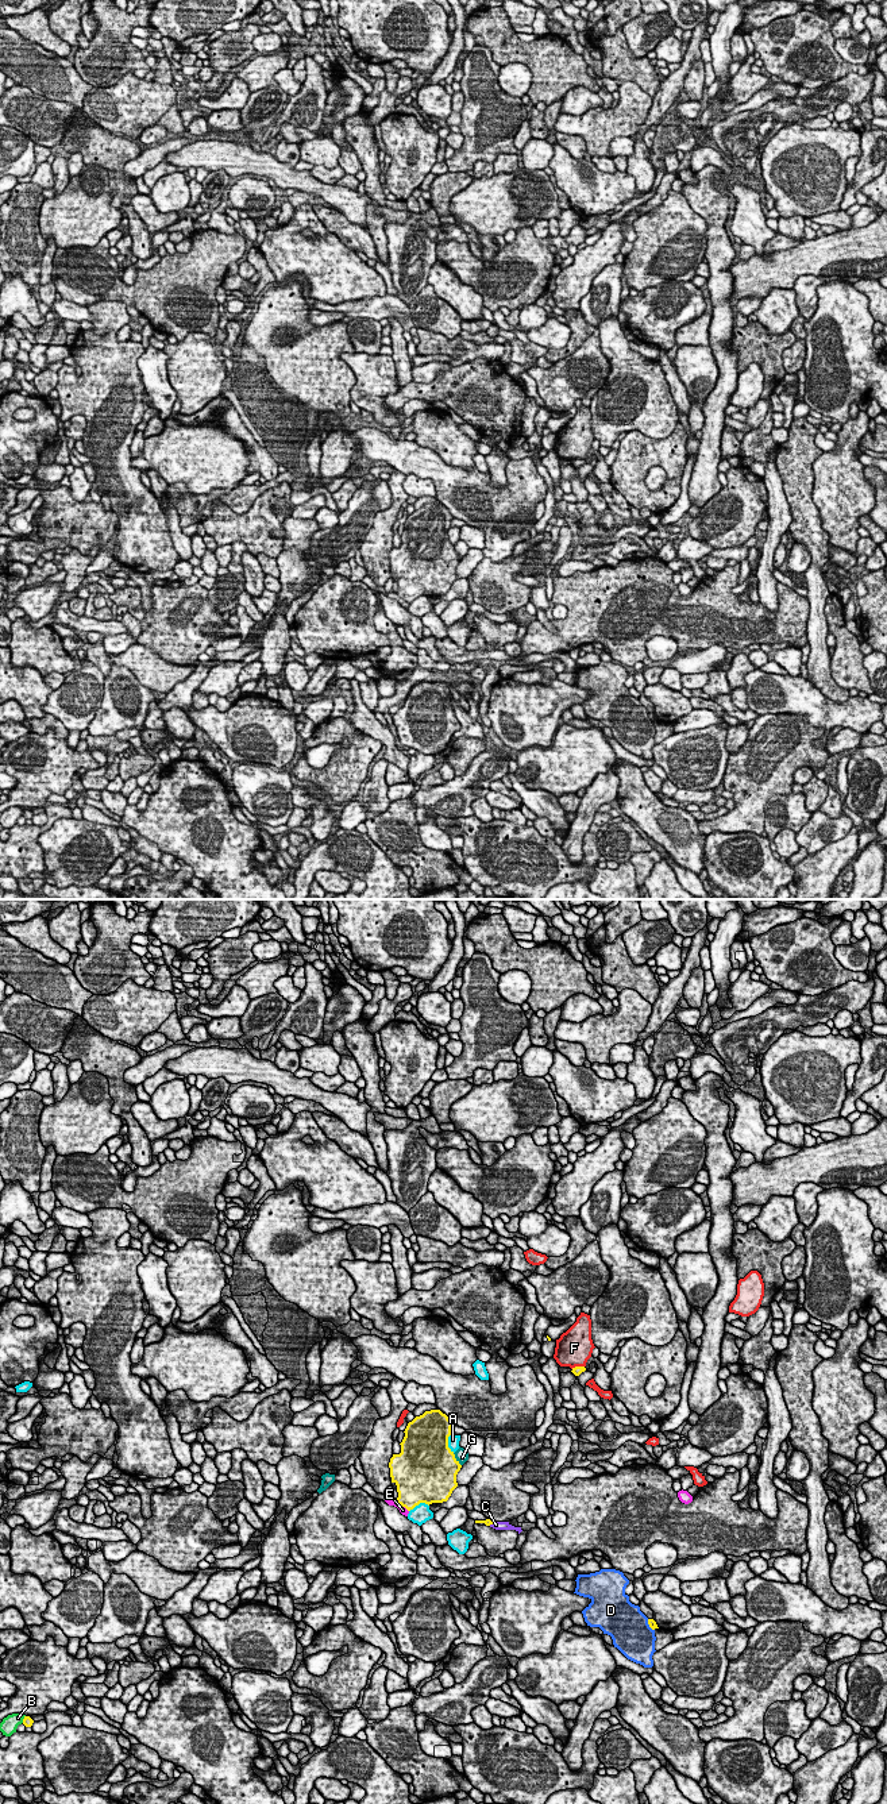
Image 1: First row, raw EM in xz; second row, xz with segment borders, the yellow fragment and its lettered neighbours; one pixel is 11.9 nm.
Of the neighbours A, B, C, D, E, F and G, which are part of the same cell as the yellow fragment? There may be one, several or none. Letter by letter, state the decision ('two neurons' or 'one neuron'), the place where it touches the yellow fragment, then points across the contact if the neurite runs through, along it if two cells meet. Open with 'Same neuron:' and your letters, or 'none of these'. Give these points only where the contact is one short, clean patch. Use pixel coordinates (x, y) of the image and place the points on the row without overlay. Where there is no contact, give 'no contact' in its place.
Same neuron: C
A: two neurons | xz (447, 536)
B: two neurons | xz (23, 812)
C: one neuron | xz (490, 616) | across xz (488, 615), (490, 616), (496, 617)
D: two neurons | xz (648, 716)
E: two neurons | xz (402, 598)
F: two neurons | xz (577, 459)
G: two neurons | xz (455, 552)

